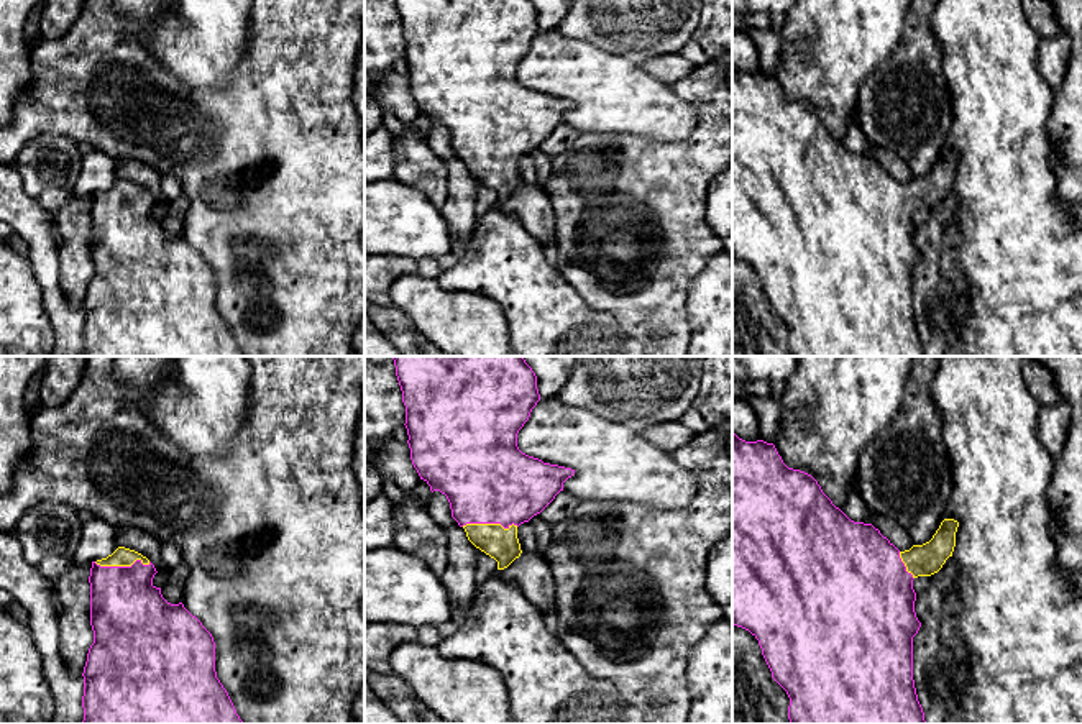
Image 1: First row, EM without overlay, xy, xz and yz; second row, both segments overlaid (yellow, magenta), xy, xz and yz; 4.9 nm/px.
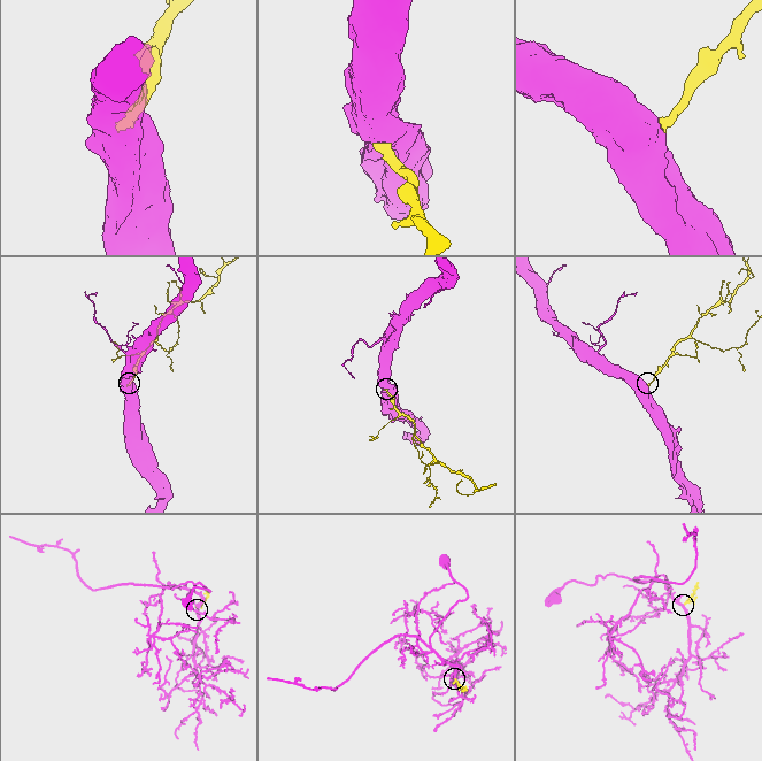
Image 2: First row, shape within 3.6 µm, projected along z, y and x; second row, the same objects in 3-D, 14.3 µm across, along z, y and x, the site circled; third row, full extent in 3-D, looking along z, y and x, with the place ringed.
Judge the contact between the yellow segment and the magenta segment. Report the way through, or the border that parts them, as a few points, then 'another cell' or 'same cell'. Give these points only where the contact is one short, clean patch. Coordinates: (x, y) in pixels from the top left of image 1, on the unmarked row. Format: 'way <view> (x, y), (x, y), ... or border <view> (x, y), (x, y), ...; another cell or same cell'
way xy (122, 189), (122, 197), (128, 247); same cell

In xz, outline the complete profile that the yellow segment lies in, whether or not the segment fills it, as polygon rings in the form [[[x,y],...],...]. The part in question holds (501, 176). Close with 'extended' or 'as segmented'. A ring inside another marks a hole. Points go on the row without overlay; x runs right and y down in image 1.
[[[396,0],[410,92],[430,123],[447,128],[468,172],[507,200],[520,189],[517,159],[540,146],[575,102],[522,85],[517,66],[540,33],[532,0]]]; extended

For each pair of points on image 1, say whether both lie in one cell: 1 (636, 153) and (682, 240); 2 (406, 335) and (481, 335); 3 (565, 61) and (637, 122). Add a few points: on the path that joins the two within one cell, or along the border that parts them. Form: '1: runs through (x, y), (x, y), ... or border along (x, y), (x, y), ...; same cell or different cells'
1: runs through (636, 174), (636, 189), (662, 219); same cell
2: border along (394, 307), (422, 335); different cells
3: runs through (583, 73), (595, 79), (619, 104); same cell

